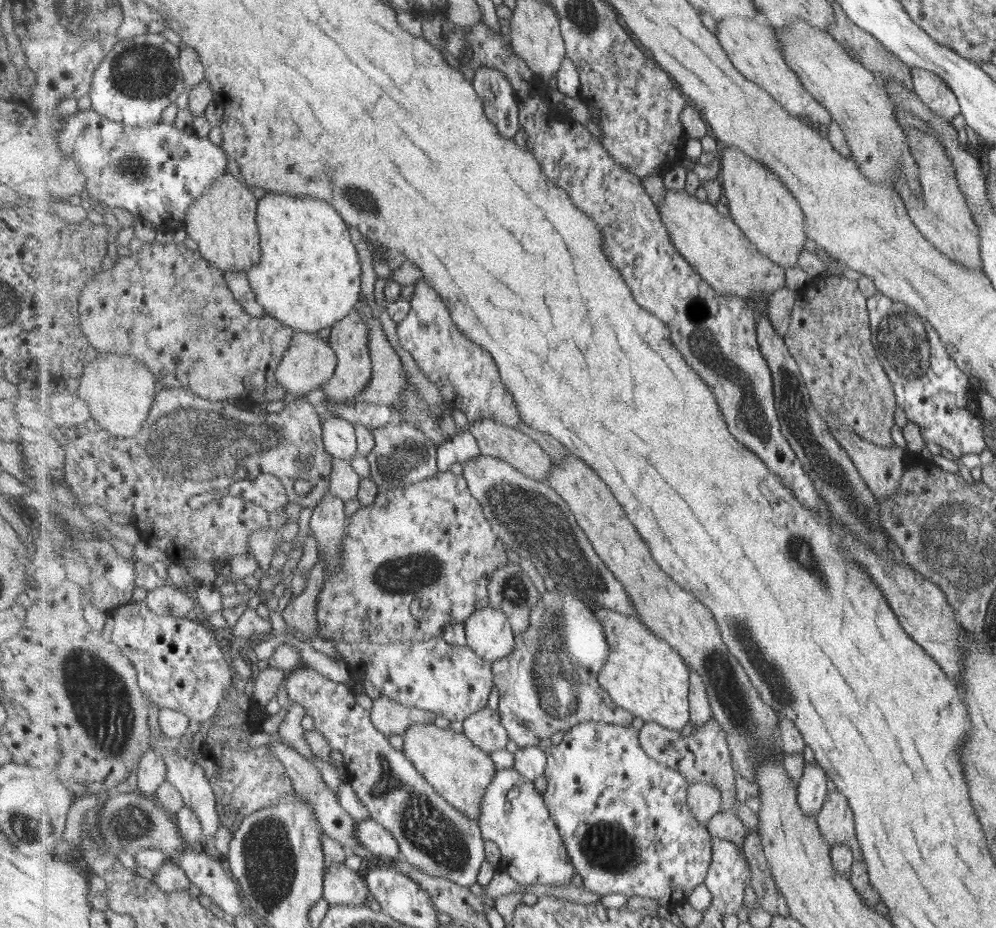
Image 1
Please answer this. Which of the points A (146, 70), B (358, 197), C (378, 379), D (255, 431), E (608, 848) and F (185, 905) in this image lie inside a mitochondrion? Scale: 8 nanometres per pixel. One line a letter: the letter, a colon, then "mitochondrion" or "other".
A: mitochondrion
B: mitochondrion
C: other
D: mitochondrion
E: mitochondrion
F: other

